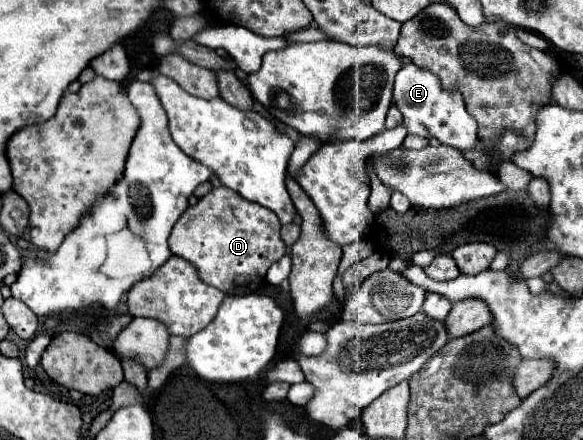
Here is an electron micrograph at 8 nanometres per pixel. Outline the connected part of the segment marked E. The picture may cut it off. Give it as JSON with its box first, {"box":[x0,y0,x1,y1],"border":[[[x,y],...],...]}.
{"box":[393,63,477,149],"border":[[[405,63],[397,77],[393,89],[393,103],[403,115],[403,125],[411,135],[417,137],[435,137],[443,145],[455,149],[473,149],[477,141],[477,121],[467,113],[465,99],[459,89],[447,91],[439,77],[429,73],[425,67],[417,67],[415,63]]]}

